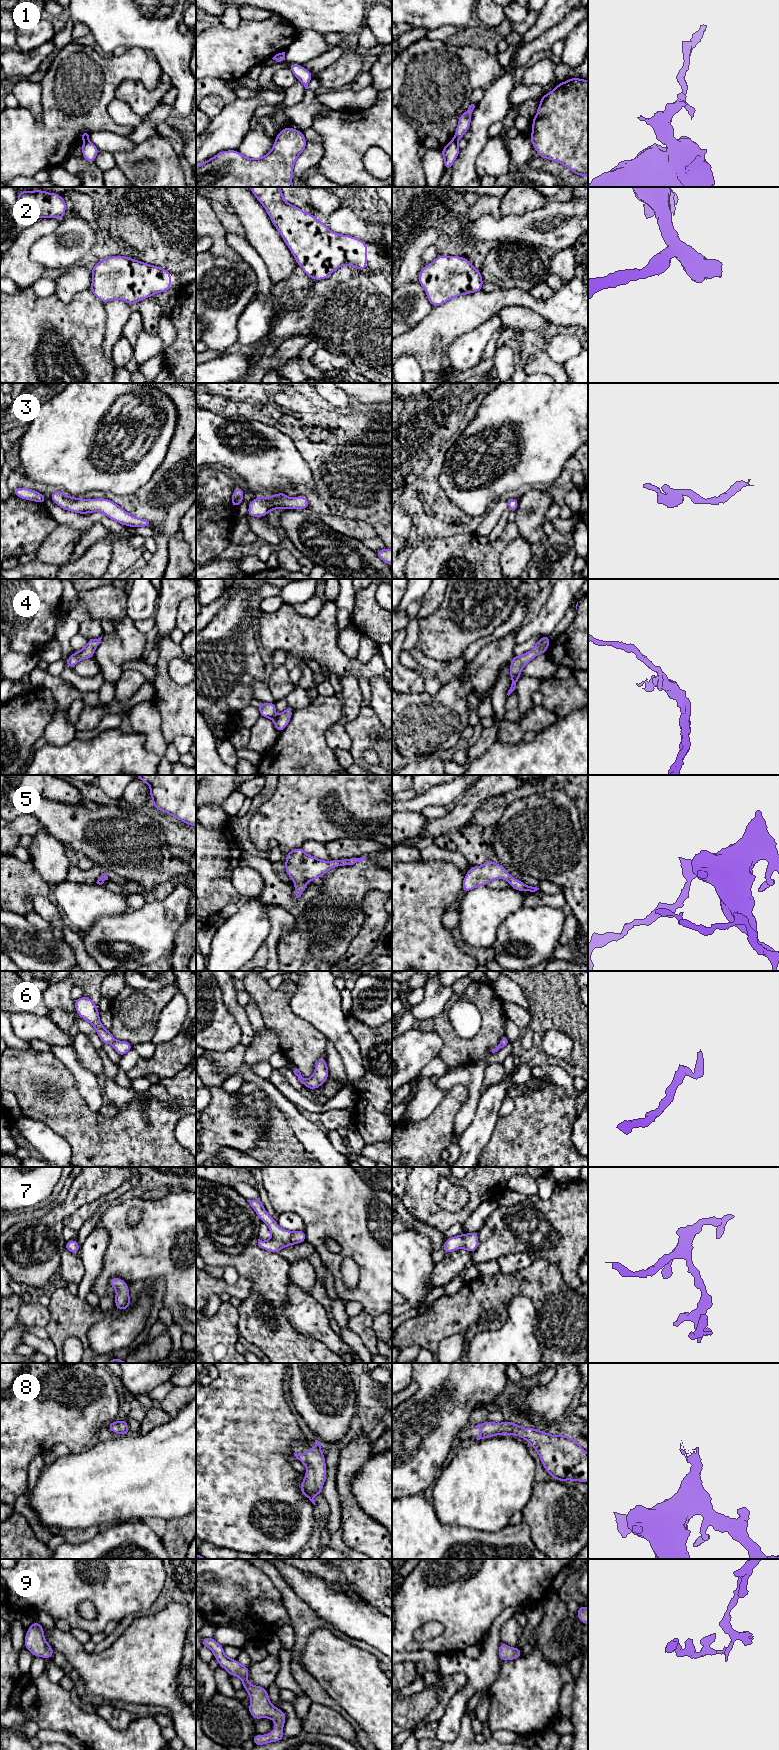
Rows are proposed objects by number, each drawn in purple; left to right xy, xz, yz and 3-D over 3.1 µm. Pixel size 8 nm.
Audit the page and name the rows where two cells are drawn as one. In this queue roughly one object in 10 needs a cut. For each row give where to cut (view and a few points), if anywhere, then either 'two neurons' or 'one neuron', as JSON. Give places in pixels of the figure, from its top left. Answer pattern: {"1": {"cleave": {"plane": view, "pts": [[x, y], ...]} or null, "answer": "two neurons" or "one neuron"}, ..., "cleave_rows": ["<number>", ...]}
{"1": {"cleave": {"plane": "yz", "pts": [[453, 138], [456, 141]]}, "answer": "two neurons"}, "2": {"cleave": null, "answer": "one neuron"}, "3": {"cleave": null, "answer": "one neuron"}, "4": {"cleave": null, "answer": "one neuron"}, "5": {"cleave": null, "answer": "one neuron"}, "6": {"cleave": null, "answer": "one neuron"}, "7": {"cleave": null, "answer": "one neuron"}, "8": {"cleave": null, "answer": "one neuron"}, "9": {"cleave": null, "answer": "one neuron"}, "cleave_rows": ["1"]}

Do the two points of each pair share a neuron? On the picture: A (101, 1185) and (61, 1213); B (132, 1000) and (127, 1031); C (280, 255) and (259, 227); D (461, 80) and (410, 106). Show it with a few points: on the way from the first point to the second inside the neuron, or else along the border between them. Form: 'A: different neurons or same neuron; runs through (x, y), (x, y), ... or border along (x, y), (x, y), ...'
A: same neuron; runs through (91, 1185), (71, 1203)
B: same neuron; runs through (132, 1008), (132, 1021), (130, 1023)
C: same neuron; runs through (273, 248), (261, 234)
D: same neuron; runs through (448, 80), (436, 80), (423, 93)

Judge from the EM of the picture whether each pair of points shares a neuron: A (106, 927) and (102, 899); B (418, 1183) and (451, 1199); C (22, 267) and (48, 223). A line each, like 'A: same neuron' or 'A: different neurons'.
A: different neurons
B: different neurons
C: same neuron

